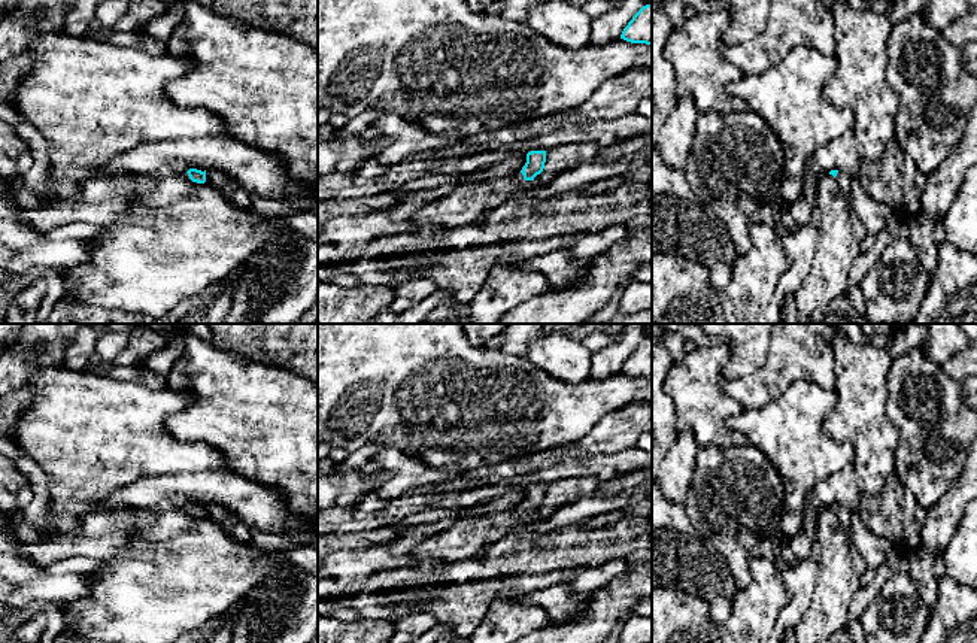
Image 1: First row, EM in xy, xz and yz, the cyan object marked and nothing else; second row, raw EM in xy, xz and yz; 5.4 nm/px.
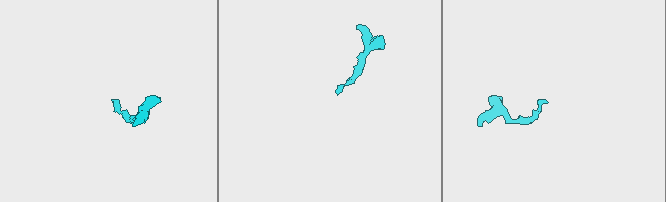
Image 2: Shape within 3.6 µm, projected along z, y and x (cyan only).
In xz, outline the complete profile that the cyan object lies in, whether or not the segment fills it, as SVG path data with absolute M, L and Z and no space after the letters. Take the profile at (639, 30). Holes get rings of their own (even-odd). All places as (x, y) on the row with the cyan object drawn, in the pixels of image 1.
M652 4L643 6L623 28L621 39L652 45Z

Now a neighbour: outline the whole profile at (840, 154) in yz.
M847 130L843 136L832 139L820 146L810 158L808 166L820 176L831 170L838 170L850 178L859 176L861 157L856 151L853 130Z

